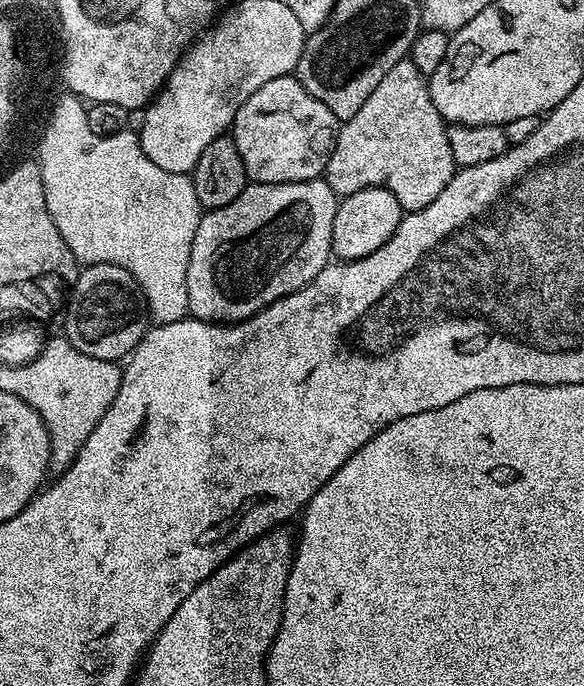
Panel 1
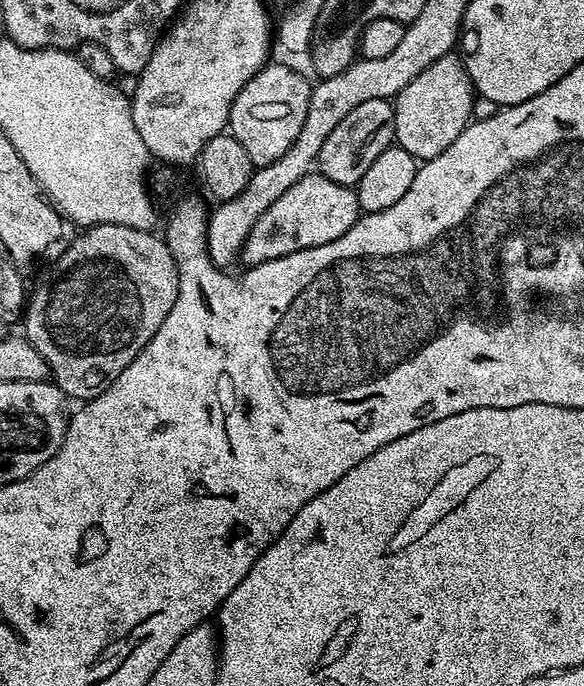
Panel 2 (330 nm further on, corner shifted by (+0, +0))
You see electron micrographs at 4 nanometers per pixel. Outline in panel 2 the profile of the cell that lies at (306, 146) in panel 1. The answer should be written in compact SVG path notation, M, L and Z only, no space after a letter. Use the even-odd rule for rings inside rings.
M275 62L269 63L242 86L232 103L228 128L242 150L250 154L252 165L261 168L270 162L278 162L278 158L294 146L294 138L298 138L298 130L302 130L302 122L306 122L306 106L310 106L311 93L312 84L302 73Z

